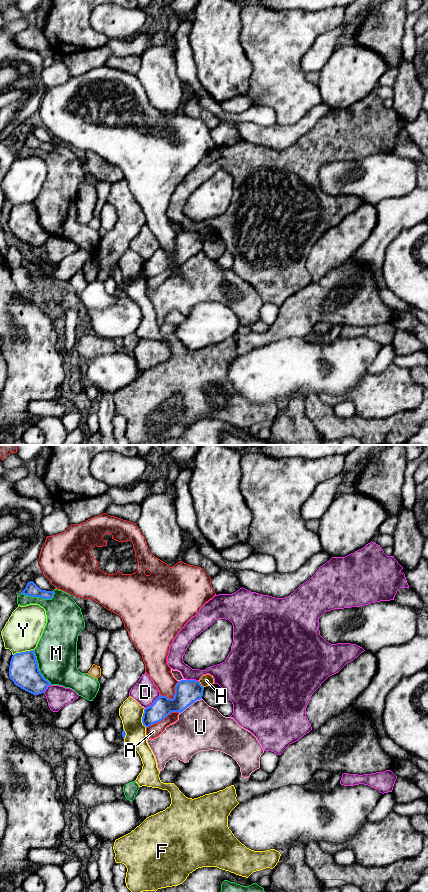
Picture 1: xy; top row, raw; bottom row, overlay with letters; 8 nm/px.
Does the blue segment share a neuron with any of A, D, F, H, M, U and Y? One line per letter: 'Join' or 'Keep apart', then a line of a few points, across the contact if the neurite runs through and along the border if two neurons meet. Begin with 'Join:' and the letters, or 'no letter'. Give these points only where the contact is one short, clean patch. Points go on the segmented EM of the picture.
Join: no letter
A: Keep apart. Line: xy (178, 712), (170, 712), (164, 718), (146, 728)
D: Keep apart
F: Keep apart
H: Keep apart. Line: xy (198, 681), (203, 687)
M: Keep apart
U: Keep apart
Y: Keep apart

